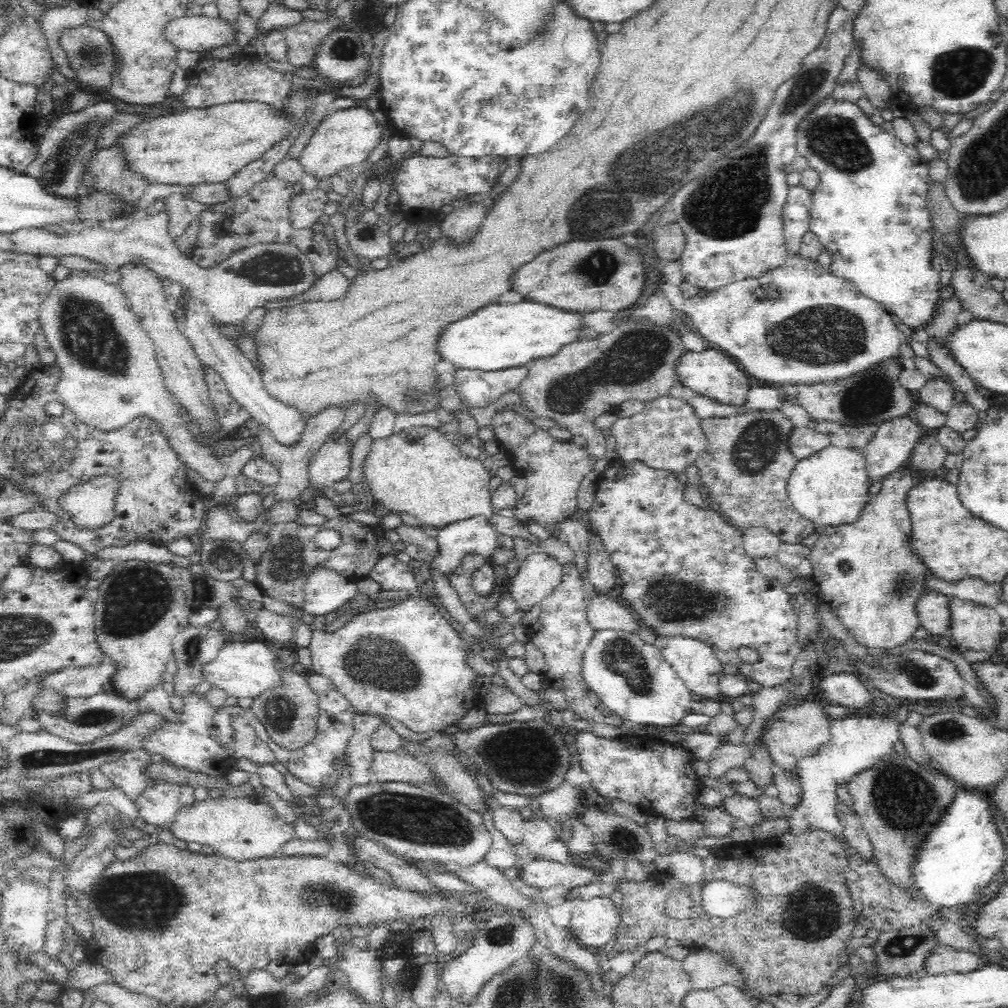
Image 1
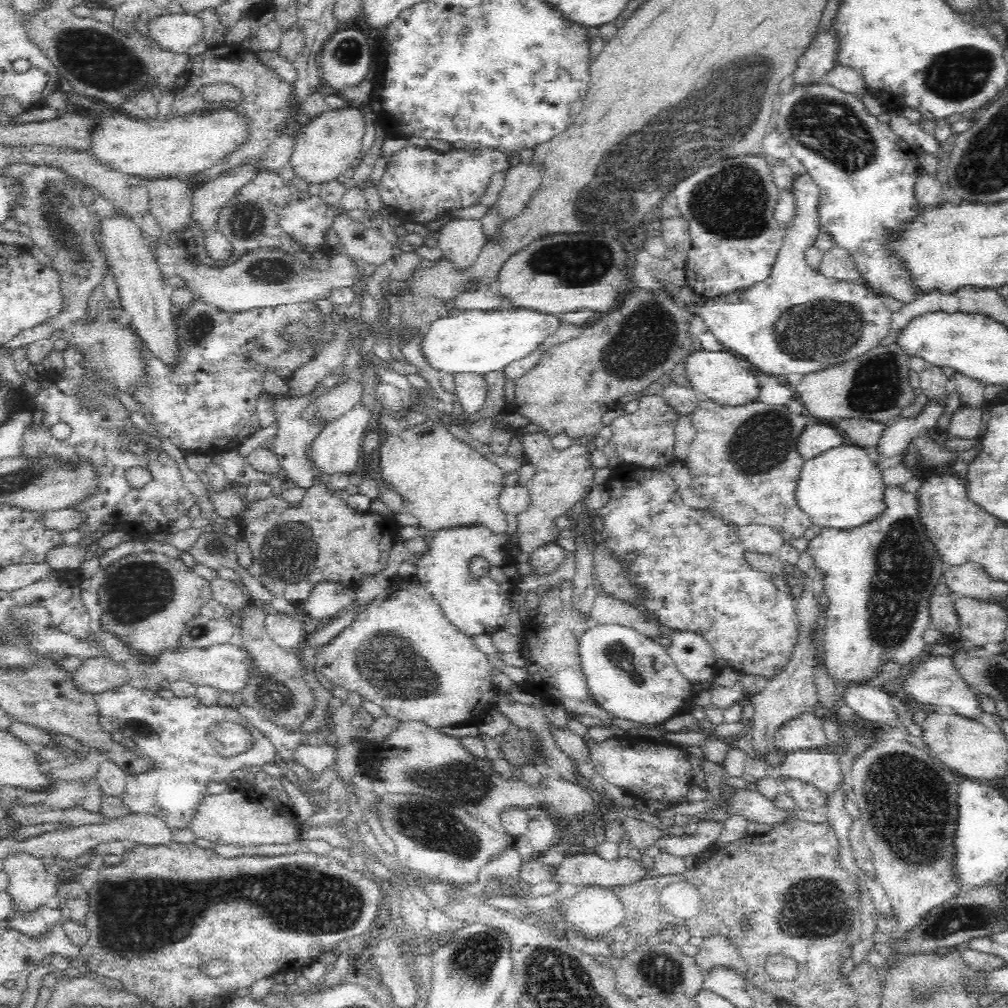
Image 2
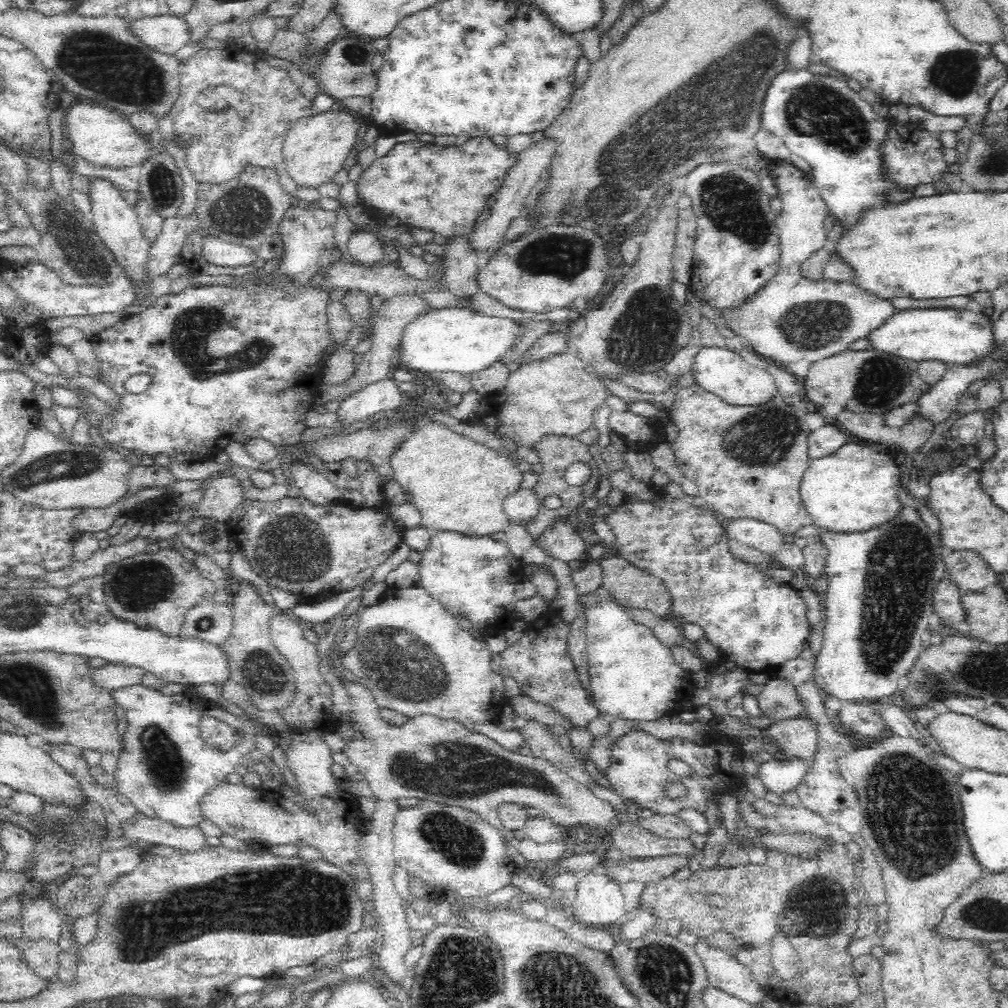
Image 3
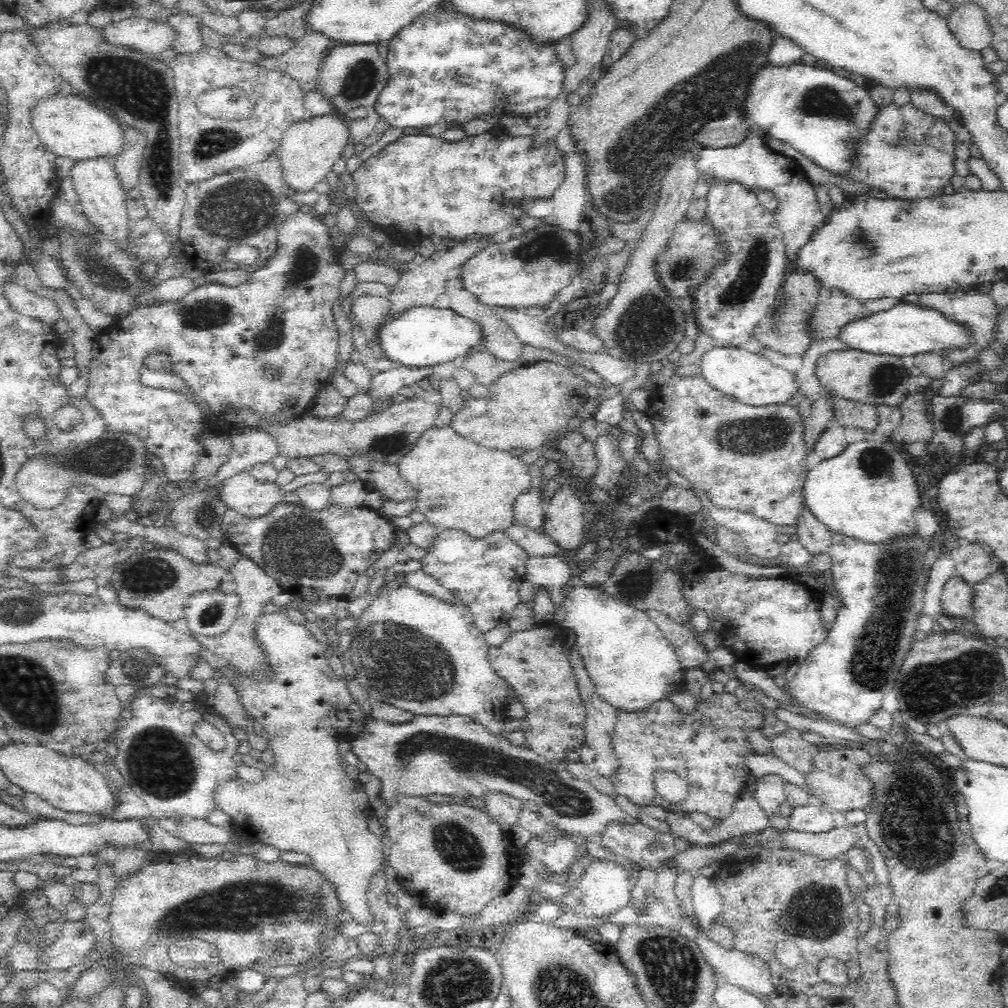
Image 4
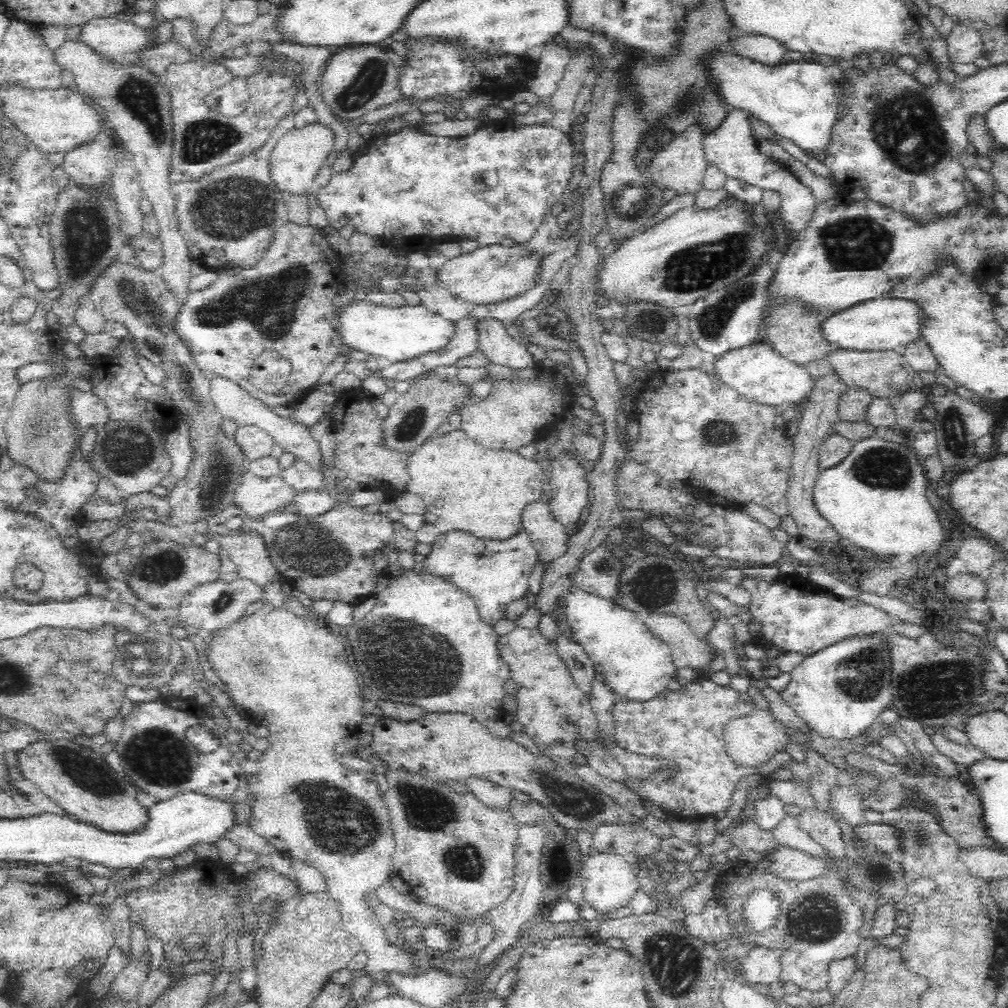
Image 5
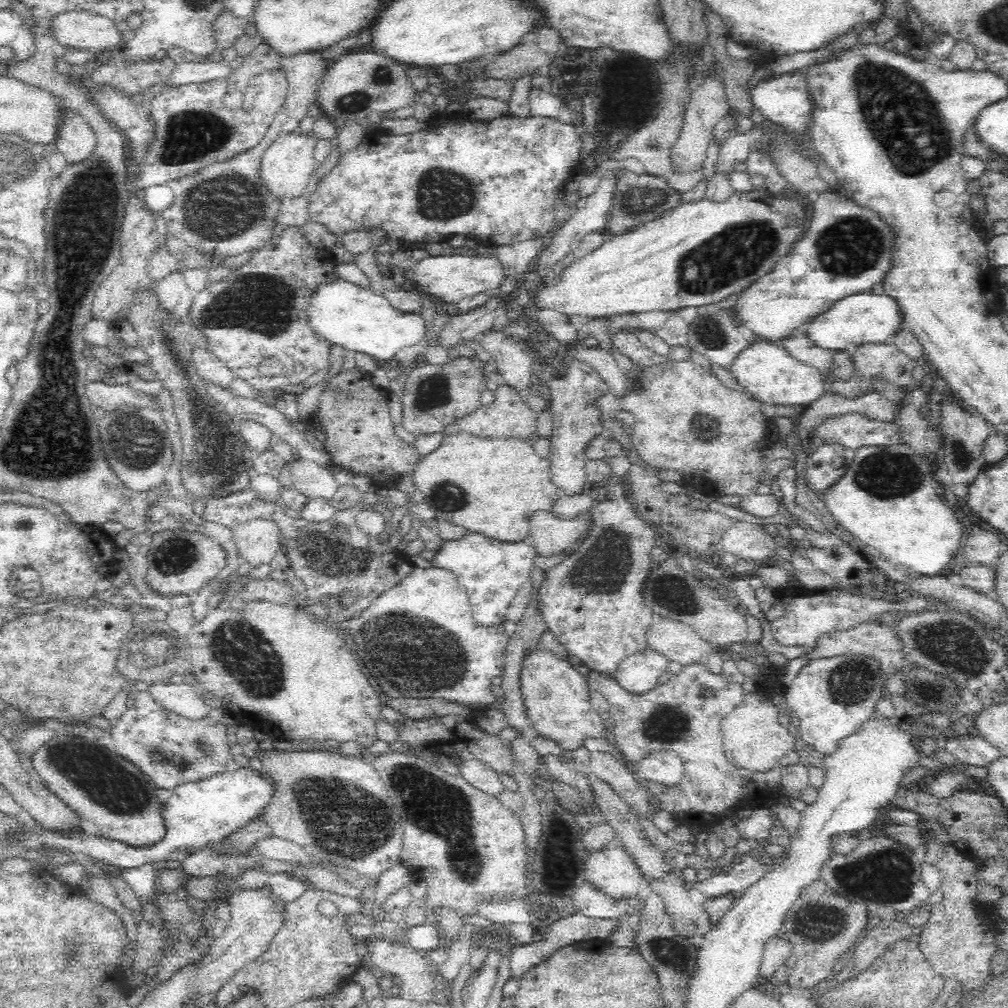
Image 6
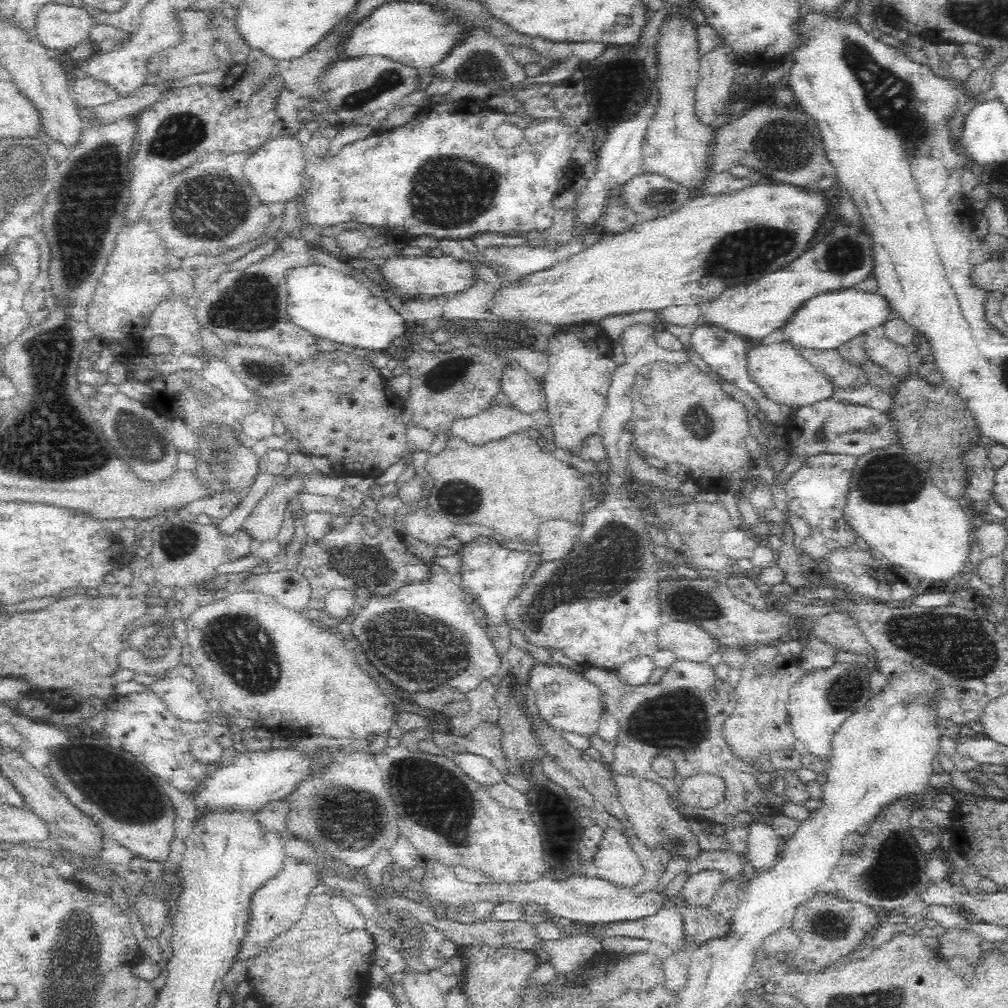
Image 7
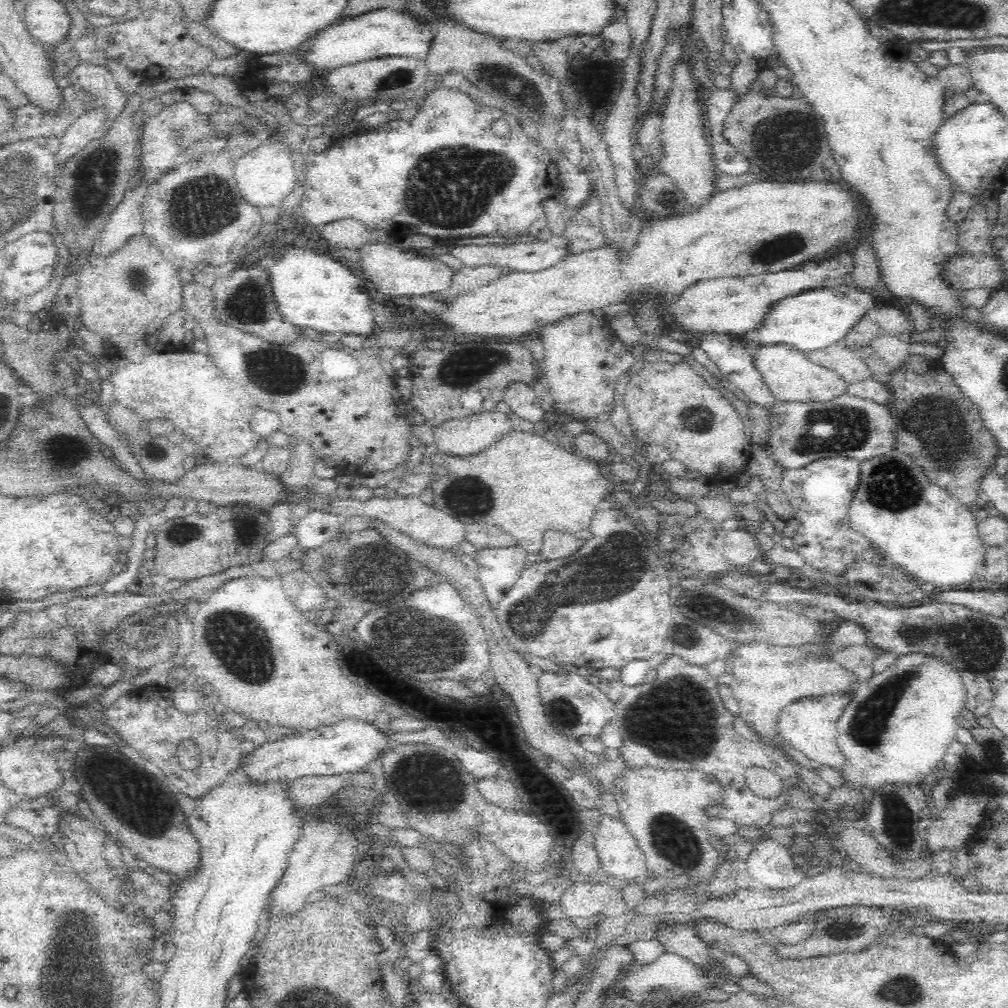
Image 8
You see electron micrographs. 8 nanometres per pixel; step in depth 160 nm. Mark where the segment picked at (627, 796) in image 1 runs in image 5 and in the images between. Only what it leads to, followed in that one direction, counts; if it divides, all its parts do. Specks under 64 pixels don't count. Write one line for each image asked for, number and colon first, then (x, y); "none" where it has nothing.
2: (658, 773)
3: (638, 768)
4: (708, 747)
5: (686, 725)

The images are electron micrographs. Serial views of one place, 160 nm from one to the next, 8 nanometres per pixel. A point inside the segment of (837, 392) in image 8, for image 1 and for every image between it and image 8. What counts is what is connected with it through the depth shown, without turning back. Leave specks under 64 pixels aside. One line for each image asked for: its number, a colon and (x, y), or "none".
1: (713, 373)
2: (721, 377)
3: (721, 371)
4: (752, 378)
5: (758, 372)
6: (767, 372)
7: (787, 378)

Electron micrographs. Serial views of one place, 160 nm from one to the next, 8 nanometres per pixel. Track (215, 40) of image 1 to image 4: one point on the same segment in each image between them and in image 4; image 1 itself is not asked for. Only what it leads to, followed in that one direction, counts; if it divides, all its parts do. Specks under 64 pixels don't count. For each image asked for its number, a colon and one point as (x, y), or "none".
2: (177, 33)
3: (166, 34)
4: (148, 37)

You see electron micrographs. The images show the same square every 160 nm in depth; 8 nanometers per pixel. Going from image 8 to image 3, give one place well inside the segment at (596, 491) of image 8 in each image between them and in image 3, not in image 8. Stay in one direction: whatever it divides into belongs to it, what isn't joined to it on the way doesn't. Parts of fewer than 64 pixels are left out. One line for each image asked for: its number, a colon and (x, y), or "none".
3: (457, 484)
4: (459, 485)
5: (482, 491)
6: (499, 484)
7: (521, 486)

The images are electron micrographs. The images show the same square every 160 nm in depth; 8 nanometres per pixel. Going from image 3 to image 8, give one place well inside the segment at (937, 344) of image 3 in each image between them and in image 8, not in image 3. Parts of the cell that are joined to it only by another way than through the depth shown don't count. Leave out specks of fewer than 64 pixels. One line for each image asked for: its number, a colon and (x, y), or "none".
4: (905, 329)
5: (878, 324)
6: (858, 318)
7: (824, 322)
8: (811, 320)

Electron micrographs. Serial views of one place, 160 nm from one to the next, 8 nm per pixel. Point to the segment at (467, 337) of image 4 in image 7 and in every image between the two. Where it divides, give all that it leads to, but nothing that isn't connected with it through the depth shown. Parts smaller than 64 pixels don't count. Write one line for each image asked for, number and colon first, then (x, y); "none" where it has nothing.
5: (391, 334)
6: (346, 313)
7: (326, 302)

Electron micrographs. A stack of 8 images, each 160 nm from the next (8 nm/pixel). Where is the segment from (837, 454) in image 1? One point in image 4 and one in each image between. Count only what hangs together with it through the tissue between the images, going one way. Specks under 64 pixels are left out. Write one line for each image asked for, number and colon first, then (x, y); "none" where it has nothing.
2: (843, 488)
3: (856, 489)
4: (868, 493)

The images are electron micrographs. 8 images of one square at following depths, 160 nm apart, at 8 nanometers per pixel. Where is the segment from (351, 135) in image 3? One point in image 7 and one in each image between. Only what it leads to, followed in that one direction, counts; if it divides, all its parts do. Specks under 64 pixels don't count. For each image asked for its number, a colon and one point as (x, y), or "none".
4: (308, 150)
5: (299, 154)
6: (286, 167)
7: (274, 172)

